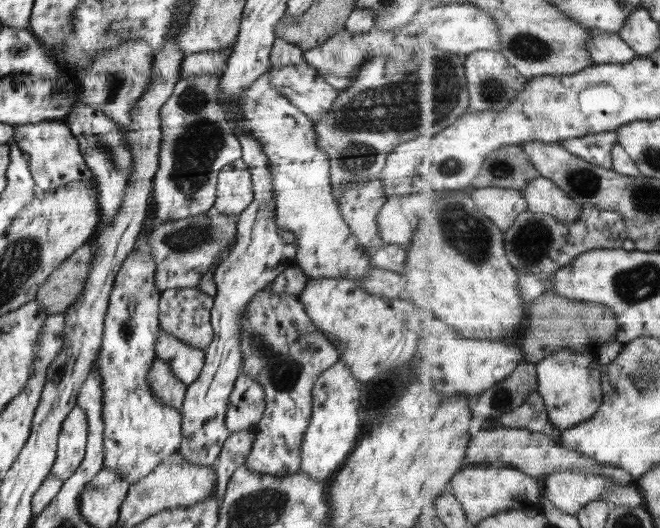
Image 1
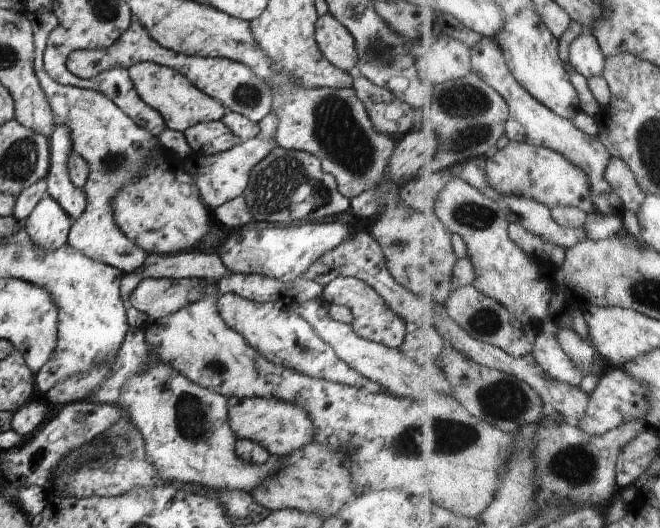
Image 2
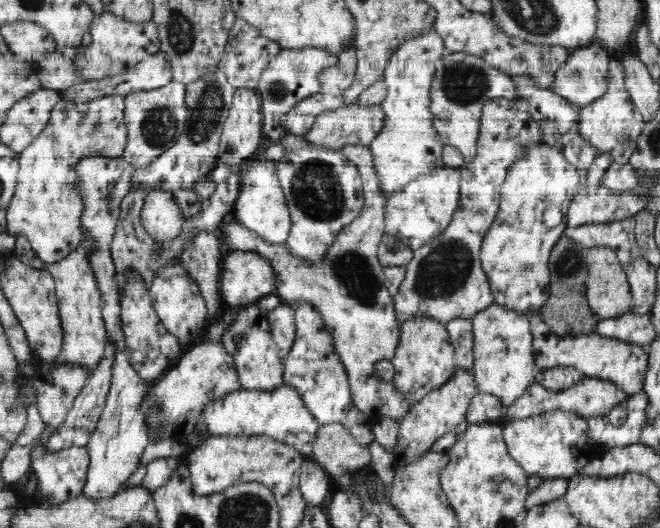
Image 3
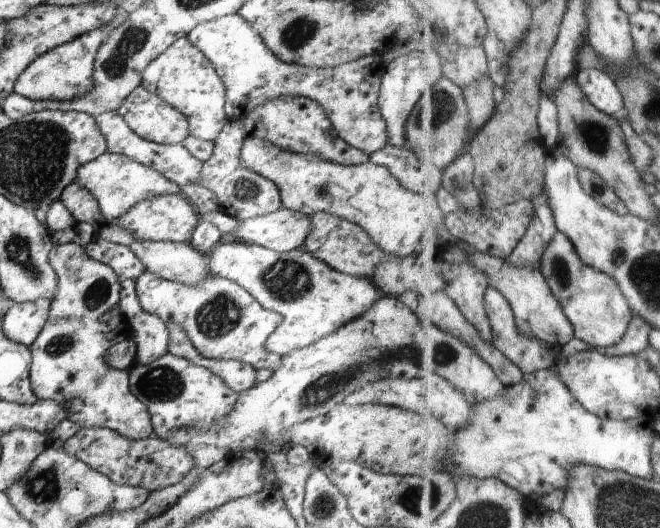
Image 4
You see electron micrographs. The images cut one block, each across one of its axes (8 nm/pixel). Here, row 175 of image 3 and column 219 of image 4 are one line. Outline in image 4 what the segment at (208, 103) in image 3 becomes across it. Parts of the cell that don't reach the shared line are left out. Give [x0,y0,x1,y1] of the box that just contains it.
[198,119,282,221]

